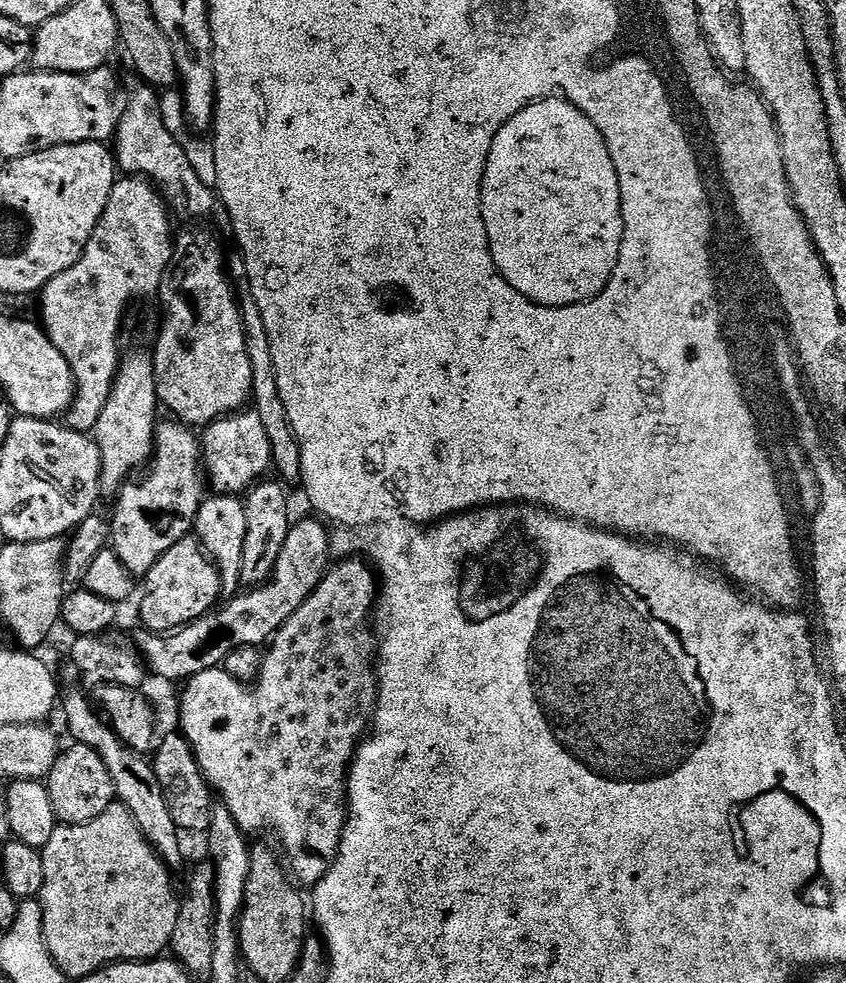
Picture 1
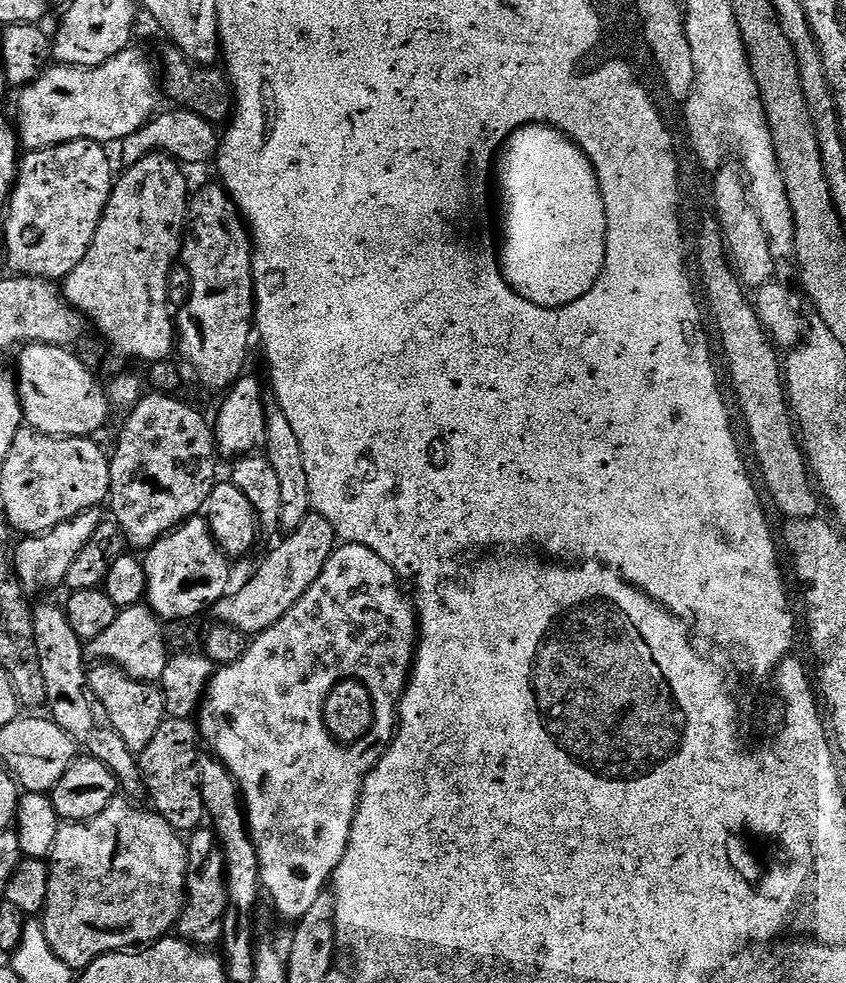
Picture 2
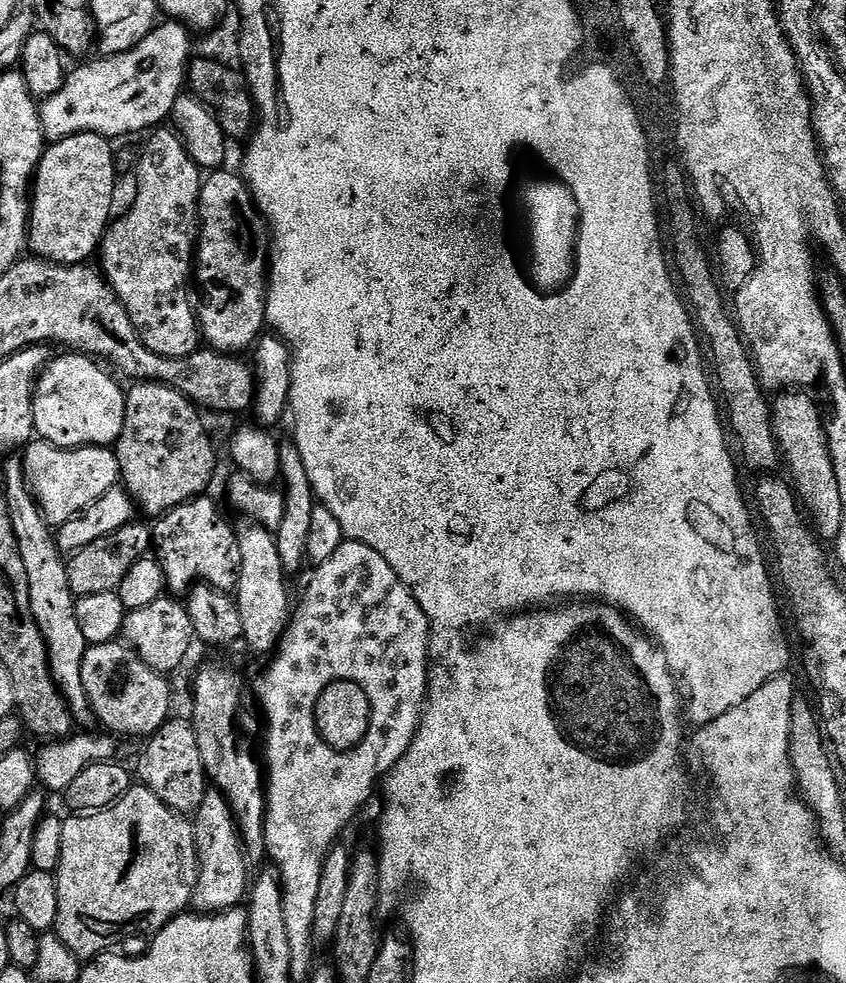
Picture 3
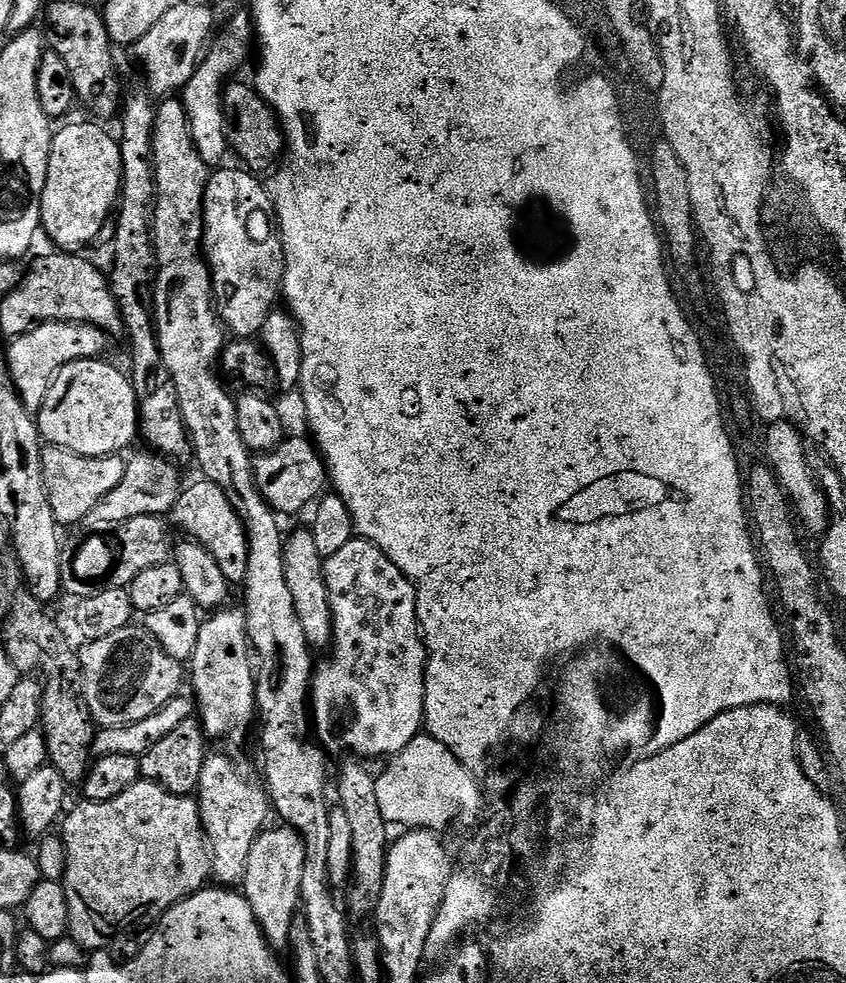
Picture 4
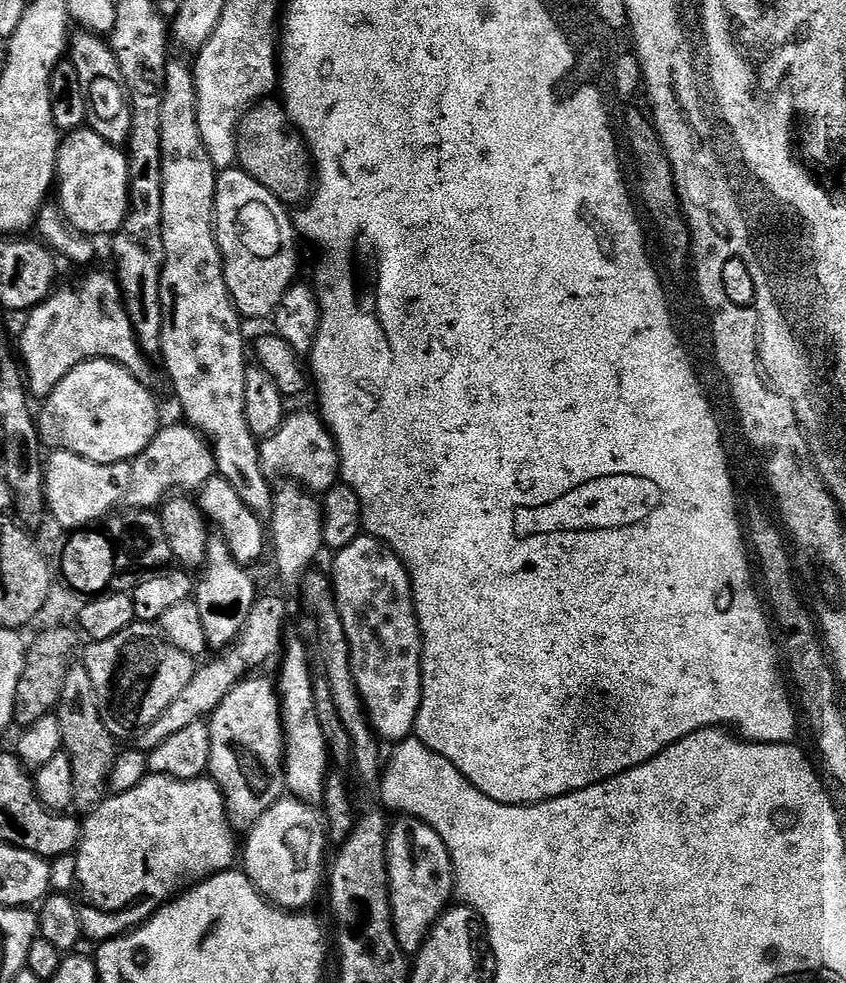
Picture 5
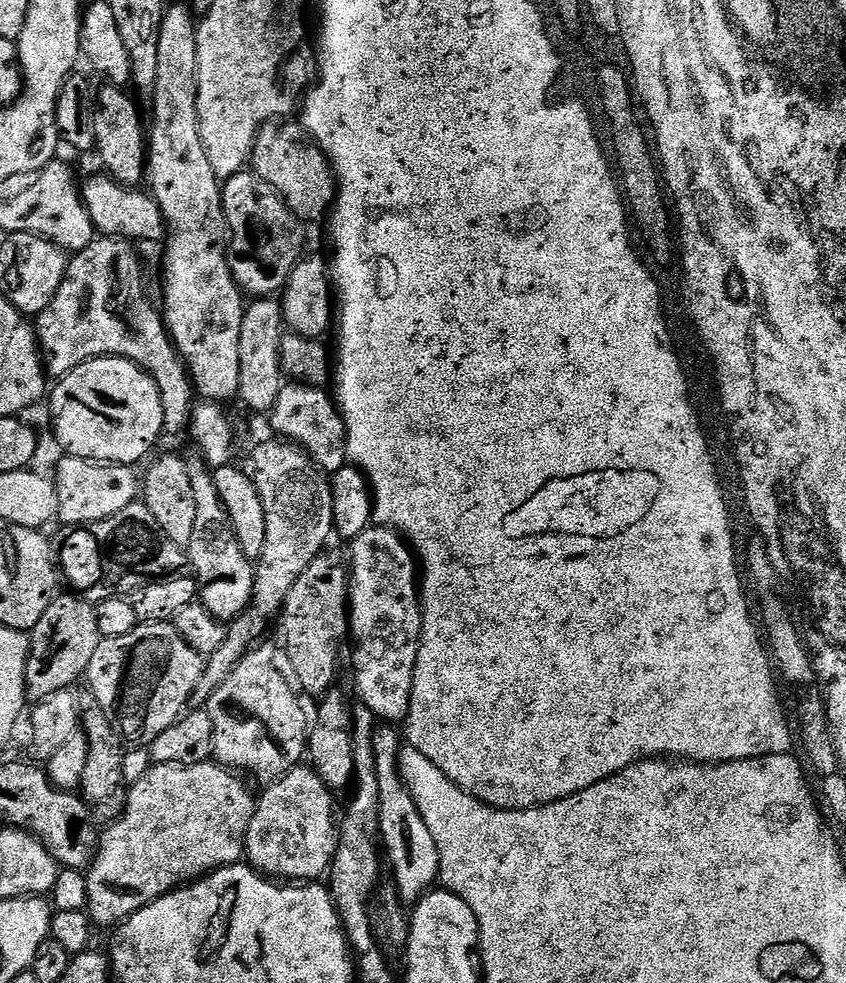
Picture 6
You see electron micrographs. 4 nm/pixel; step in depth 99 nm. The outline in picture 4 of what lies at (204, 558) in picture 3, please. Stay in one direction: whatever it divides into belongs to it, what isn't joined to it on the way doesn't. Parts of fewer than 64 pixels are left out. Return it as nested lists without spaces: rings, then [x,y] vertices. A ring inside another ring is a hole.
[[[203,478],[197,481],[197,484],[192,484],[189,488],[187,485],[181,491],[178,502],[170,513],[171,523],[176,523],[184,531],[185,537],[195,540],[214,556],[218,566],[222,566],[222,574],[226,574],[229,585],[243,585],[246,566],[250,566],[250,550],[238,514],[230,506],[226,494],[222,494],[222,486],[214,486],[214,482]]]

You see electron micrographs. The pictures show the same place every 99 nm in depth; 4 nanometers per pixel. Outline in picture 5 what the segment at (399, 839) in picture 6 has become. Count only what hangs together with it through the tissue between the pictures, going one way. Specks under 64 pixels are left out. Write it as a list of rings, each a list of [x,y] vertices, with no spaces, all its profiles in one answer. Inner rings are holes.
[[[401,815],[397,820],[400,821],[388,828],[388,889],[392,925],[400,949],[406,954],[415,954],[428,937],[428,931],[436,925],[437,918],[453,903],[456,879],[452,873],[452,859],[440,835],[427,822],[417,820],[415,816]]]

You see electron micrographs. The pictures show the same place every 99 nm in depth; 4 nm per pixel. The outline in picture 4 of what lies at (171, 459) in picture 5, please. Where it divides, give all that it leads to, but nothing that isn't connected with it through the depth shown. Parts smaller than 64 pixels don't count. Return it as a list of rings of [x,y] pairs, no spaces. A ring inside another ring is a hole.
[[[147,454],[148,456],[136,456],[133,460],[127,461],[124,477],[90,514],[82,521],[84,532],[102,530],[106,526],[114,526],[118,522],[130,522],[130,518],[139,516],[159,516],[167,517],[172,511],[172,507],[178,502],[182,491],[180,484],[180,472],[173,461],[159,455]]]

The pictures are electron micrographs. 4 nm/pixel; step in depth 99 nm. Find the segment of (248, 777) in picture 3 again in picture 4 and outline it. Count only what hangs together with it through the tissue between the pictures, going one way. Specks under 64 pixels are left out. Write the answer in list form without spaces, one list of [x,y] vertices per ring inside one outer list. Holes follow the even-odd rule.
[[[225,607],[219,614],[209,615],[212,617],[209,620],[207,617],[201,623],[198,646],[194,646],[190,661],[191,695],[194,697],[200,726],[209,741],[221,740],[224,744],[242,743],[248,734],[248,727],[251,724],[253,727],[258,720],[256,672],[250,655],[248,627],[243,611],[239,607],[232,607]]]

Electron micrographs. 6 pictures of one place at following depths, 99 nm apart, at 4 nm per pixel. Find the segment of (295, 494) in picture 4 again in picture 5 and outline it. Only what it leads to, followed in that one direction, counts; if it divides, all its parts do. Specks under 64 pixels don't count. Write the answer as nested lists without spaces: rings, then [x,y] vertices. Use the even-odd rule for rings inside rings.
[[[289,411],[284,417],[283,426],[272,436],[263,437],[259,445],[262,470],[269,481],[280,482],[287,478],[303,484],[313,494],[323,494],[341,479],[338,446],[319,411]]]

